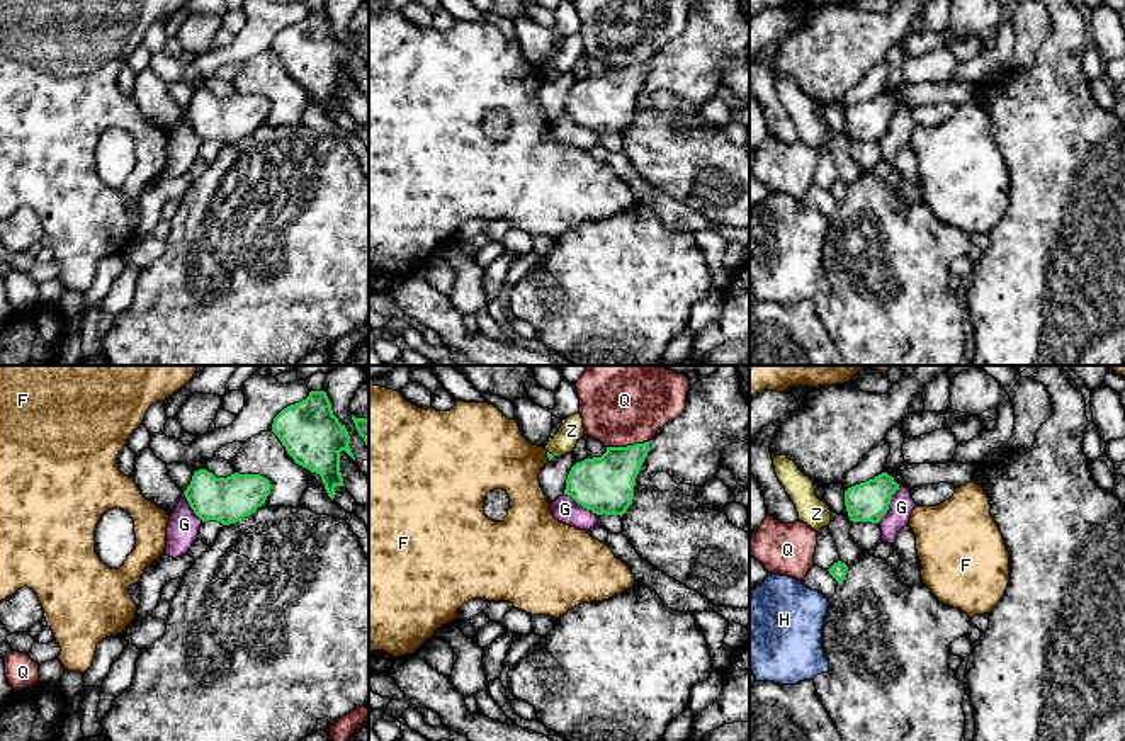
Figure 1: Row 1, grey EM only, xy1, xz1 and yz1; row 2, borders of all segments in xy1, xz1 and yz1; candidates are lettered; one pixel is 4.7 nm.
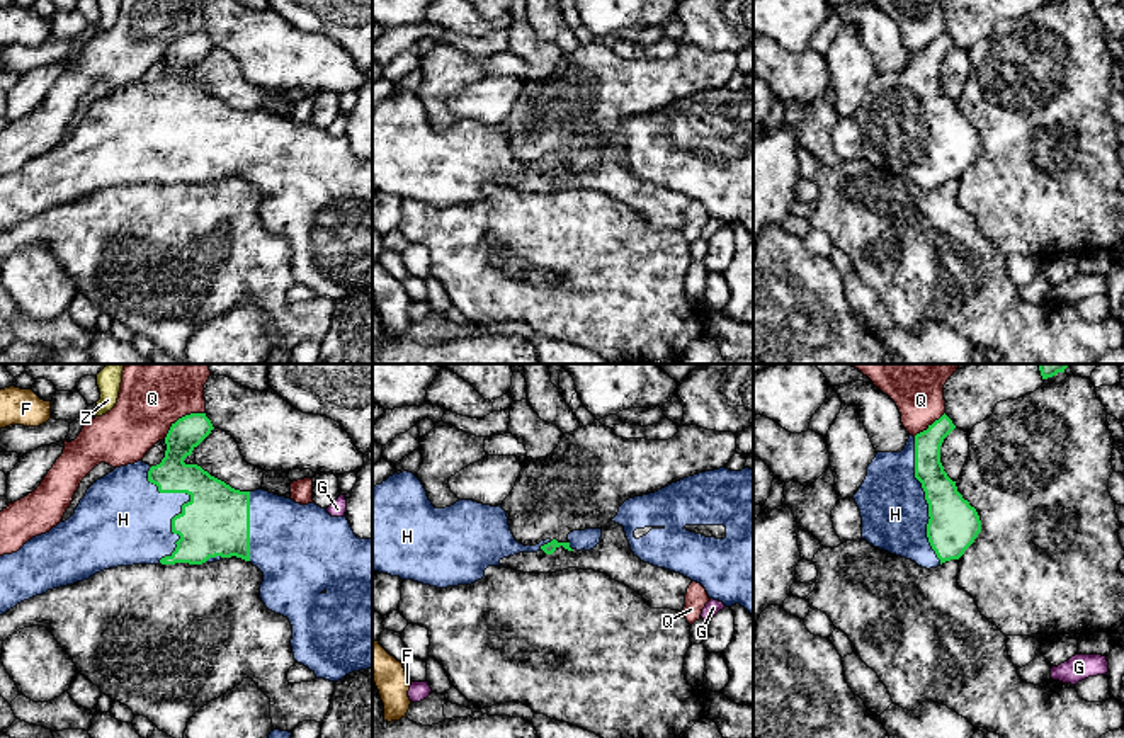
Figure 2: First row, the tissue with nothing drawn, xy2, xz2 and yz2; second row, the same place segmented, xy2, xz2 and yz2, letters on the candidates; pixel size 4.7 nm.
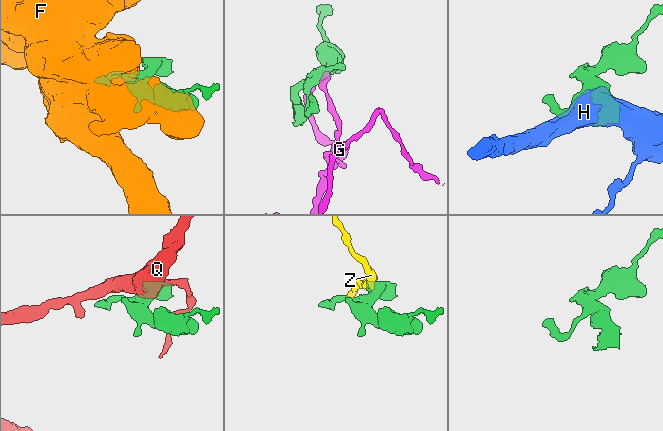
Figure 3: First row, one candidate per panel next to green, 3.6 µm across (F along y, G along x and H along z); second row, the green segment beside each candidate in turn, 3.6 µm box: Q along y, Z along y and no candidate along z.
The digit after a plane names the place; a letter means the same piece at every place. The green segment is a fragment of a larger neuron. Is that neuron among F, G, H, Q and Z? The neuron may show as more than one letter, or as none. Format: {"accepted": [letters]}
{"accepted": ["H"]}

